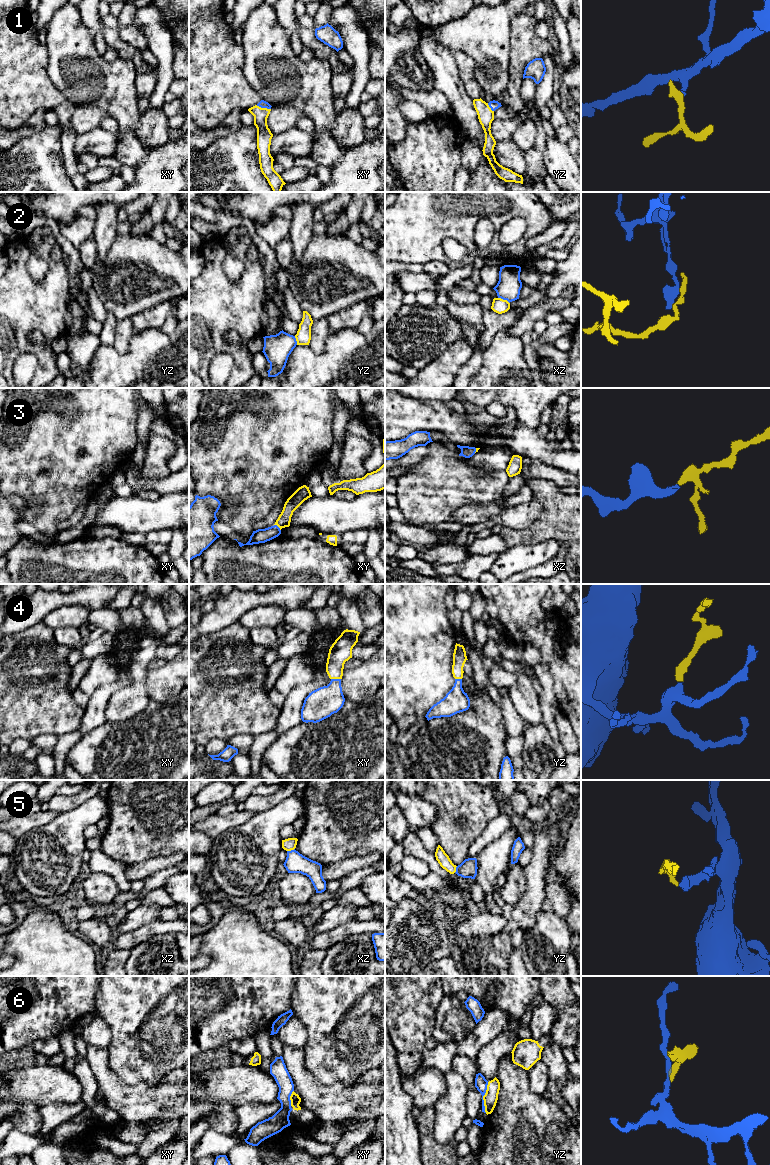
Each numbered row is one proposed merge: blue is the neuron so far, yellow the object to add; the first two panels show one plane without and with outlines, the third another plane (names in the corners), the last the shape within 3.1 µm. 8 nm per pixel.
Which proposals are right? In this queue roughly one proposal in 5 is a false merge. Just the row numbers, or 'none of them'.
1, 3, 4, 5

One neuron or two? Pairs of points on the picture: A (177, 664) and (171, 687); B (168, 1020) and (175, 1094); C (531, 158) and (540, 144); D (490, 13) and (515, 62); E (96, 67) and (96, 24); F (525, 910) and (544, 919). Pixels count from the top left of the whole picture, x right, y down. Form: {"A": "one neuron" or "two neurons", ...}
{"A": "one neuron", "B": "two neurons", "C": "one neuron", "D": "two neurons", "E": "two neurons", "F": "two neurons"}

